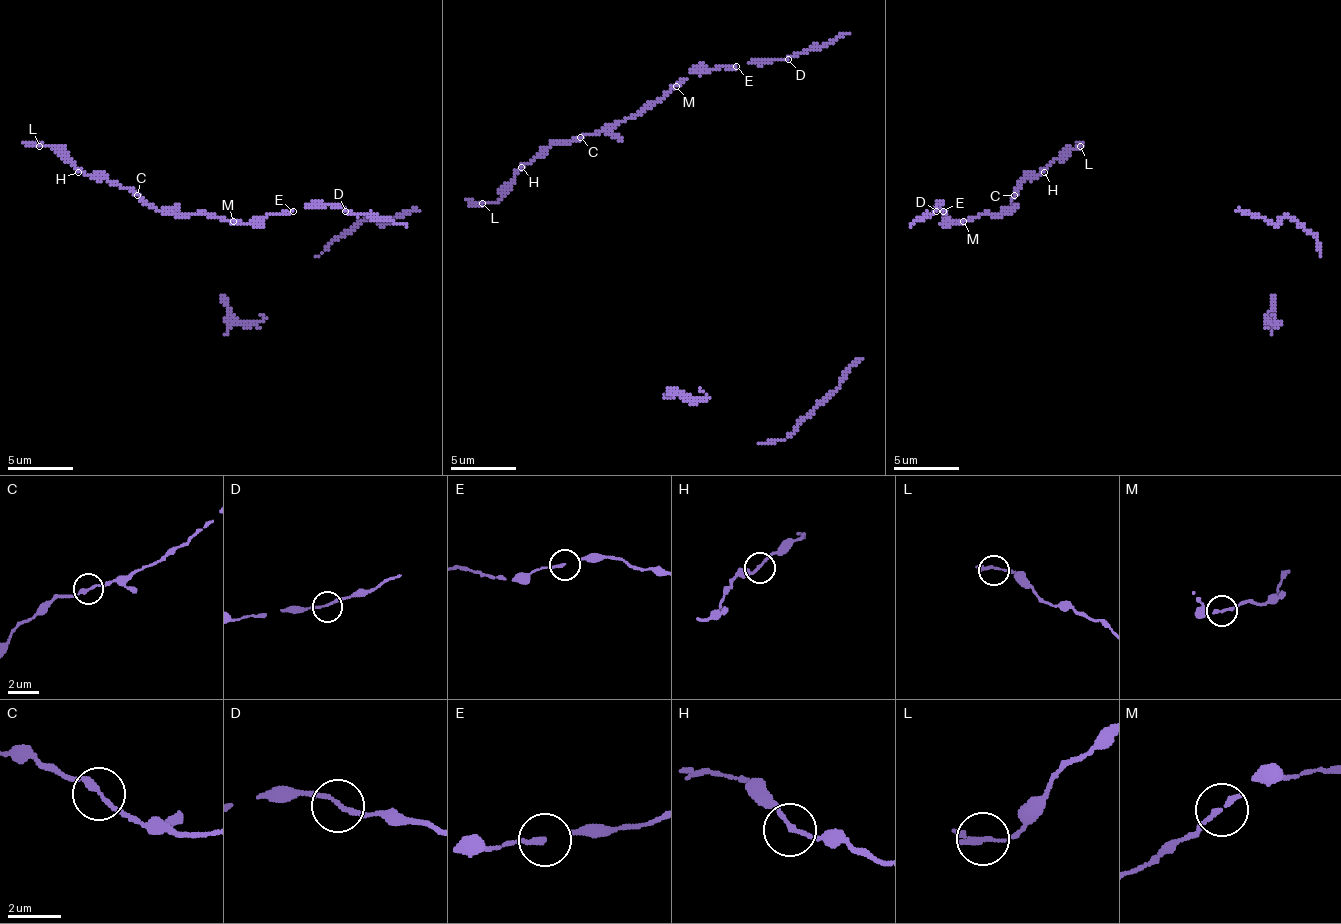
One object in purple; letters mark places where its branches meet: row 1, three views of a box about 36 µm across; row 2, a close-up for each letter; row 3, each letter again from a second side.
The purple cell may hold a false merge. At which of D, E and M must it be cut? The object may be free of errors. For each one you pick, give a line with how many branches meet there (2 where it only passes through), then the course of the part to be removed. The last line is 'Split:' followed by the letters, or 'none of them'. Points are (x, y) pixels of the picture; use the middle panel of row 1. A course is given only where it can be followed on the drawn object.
Split: none of them

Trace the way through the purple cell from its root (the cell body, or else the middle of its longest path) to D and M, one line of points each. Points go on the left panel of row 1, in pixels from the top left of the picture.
D: (293, 211), (325, 207), (328, 204), (338, 204), (345, 211)
M: (293, 211), (254, 217), (247, 224), (234, 220)

